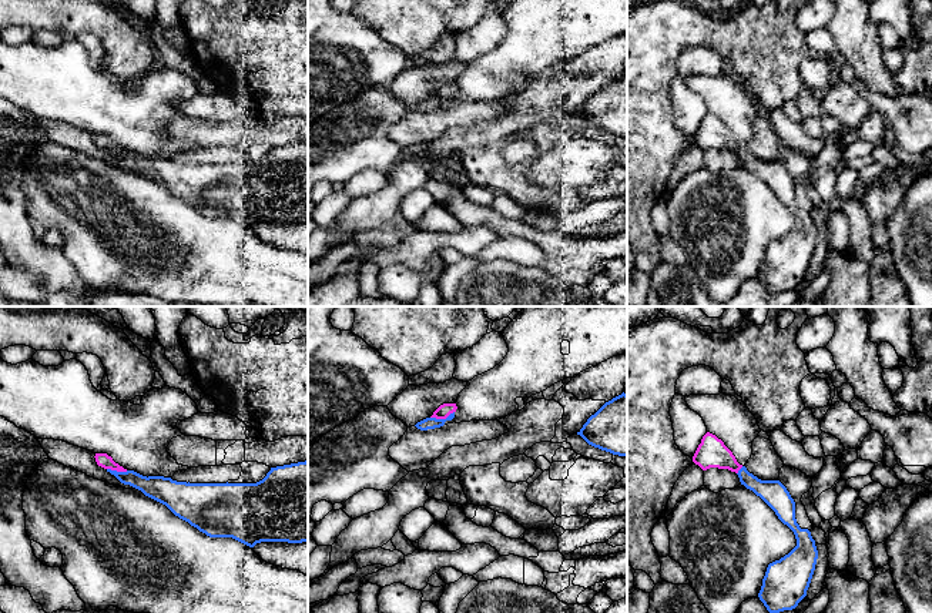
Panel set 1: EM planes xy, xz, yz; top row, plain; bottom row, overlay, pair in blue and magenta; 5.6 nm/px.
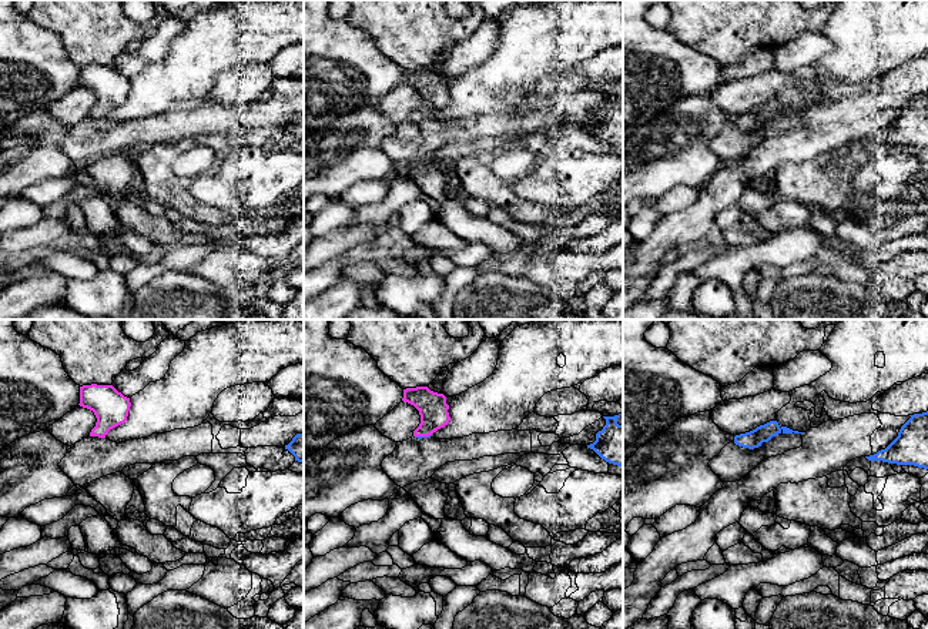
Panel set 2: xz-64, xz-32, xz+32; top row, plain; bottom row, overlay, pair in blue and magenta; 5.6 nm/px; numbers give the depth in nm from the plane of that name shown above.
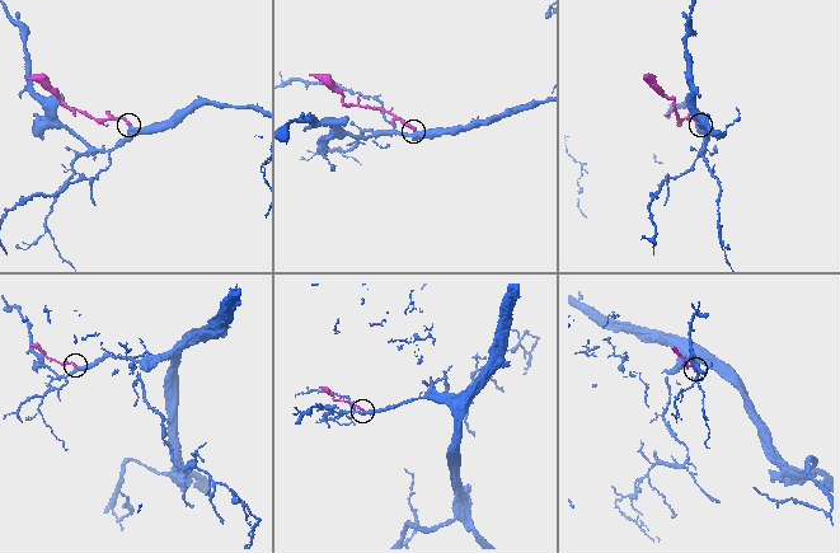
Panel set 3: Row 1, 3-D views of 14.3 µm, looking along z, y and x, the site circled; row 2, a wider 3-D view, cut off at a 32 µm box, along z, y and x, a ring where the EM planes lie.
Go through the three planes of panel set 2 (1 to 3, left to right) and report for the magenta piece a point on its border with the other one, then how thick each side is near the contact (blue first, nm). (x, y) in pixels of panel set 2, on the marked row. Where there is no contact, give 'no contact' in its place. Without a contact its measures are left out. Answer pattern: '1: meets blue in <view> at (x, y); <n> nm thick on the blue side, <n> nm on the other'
1: no contact
2: meets blue in xz-32 at (422, 437); 20 nm thick on the blue side, 170 nm on the other
3: no contact

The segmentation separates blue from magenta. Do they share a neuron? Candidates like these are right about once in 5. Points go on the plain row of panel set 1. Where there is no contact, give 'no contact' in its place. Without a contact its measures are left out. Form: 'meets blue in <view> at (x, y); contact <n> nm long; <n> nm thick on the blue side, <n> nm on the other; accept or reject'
meets blue in xz at (442, 100); contact 140 nm long; 70 nm thick on the blue side, 80 nm on the other; accept

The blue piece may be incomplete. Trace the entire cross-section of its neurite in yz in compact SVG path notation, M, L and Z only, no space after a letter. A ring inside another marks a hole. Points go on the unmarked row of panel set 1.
M710 113L703 117L701 124L698 125L693 137L693 143L703 151L718 148L735 153L740 158L741 165L760 177L775 192L778 200L794 212L797 227L780 241L768 245L758 278L764 284L770 295L795 289L798 284L807 277L807 271L815 251L818 231L811 212L808 210L801 210L797 204L795 182L787 168L780 161L761 161L750 154L745 147L737 143L735 137L724 125L724 123Z

